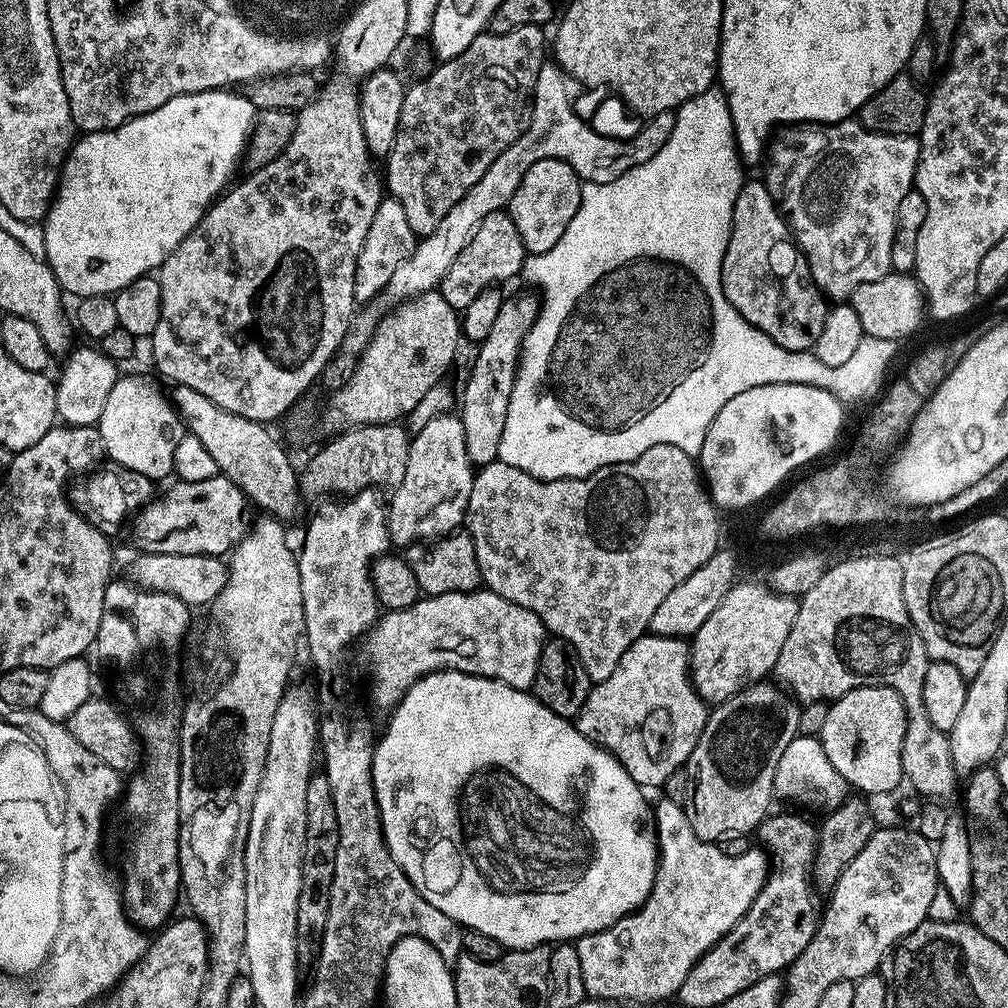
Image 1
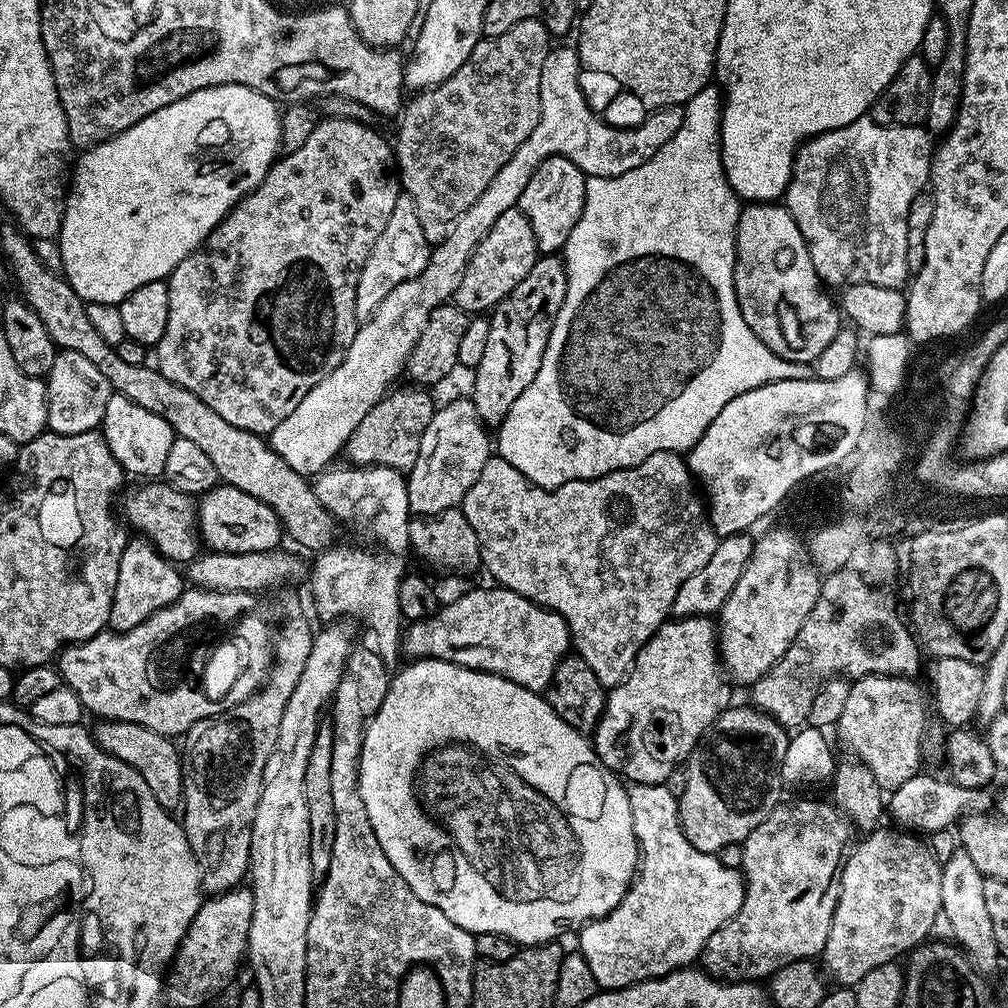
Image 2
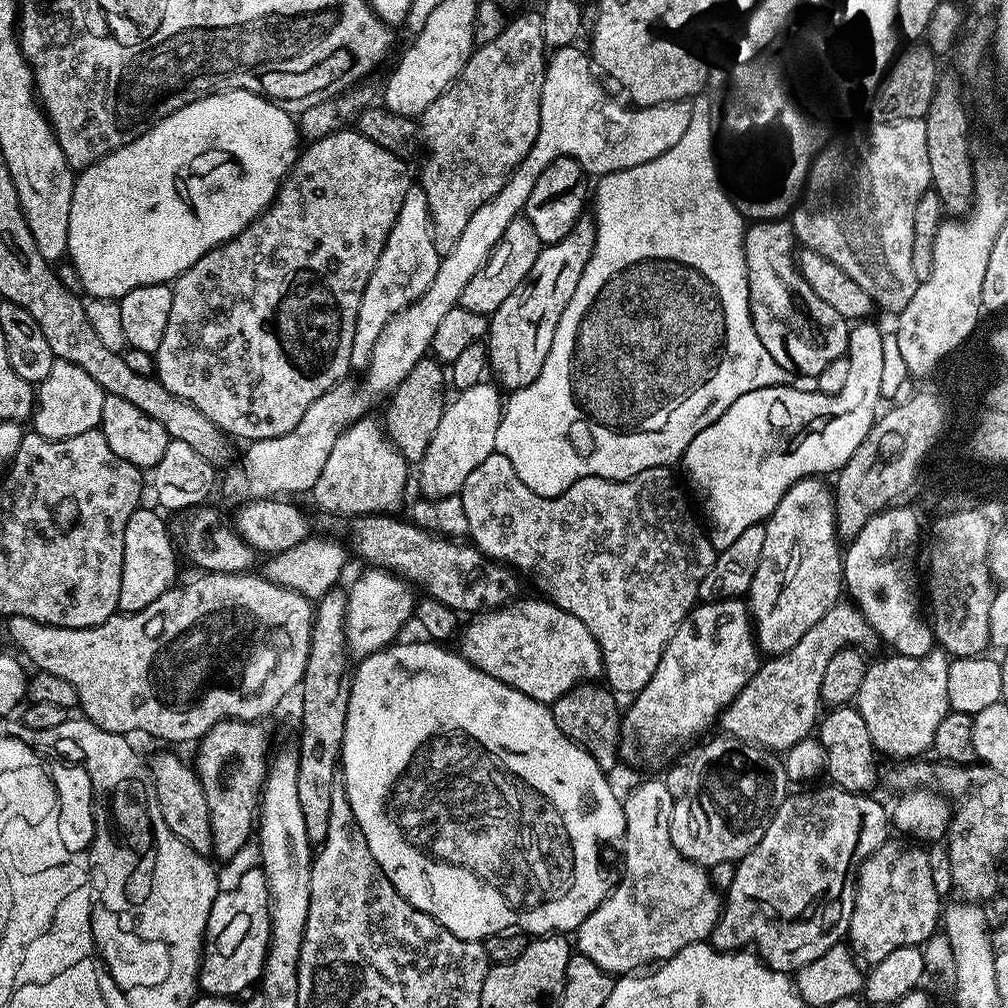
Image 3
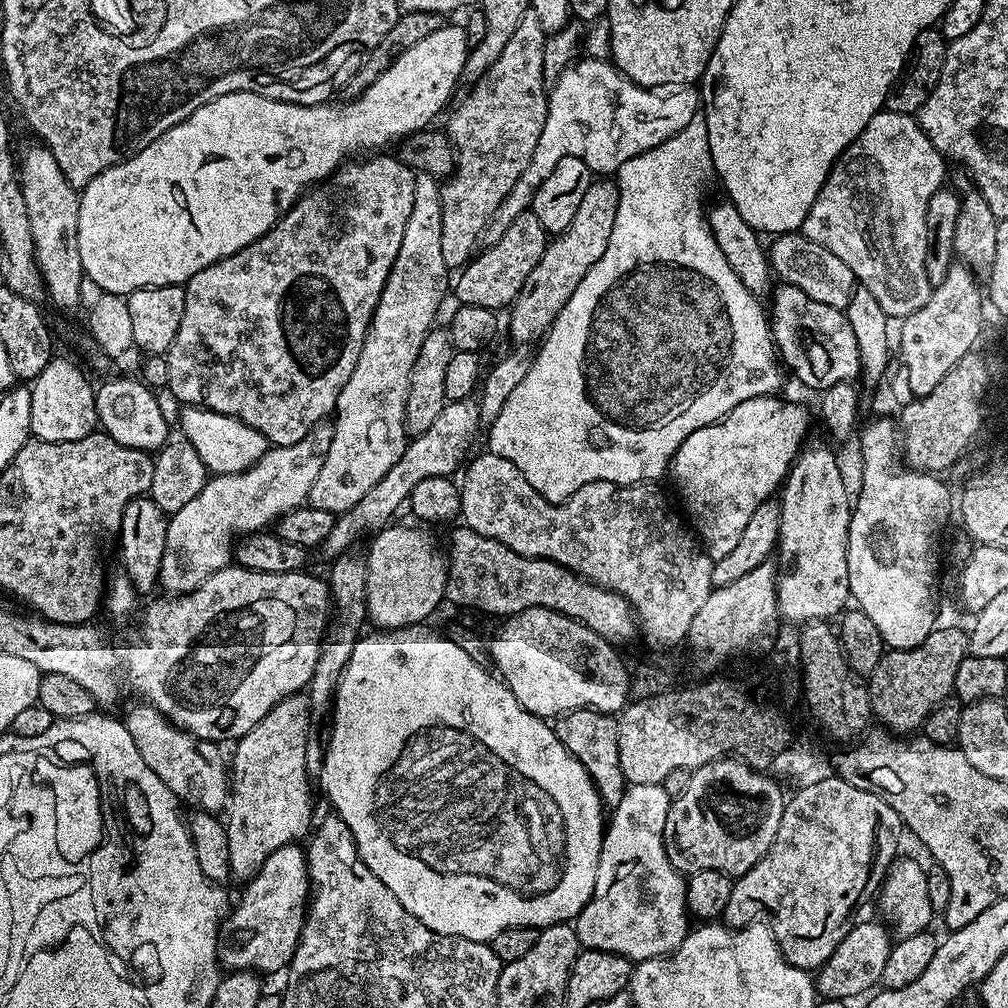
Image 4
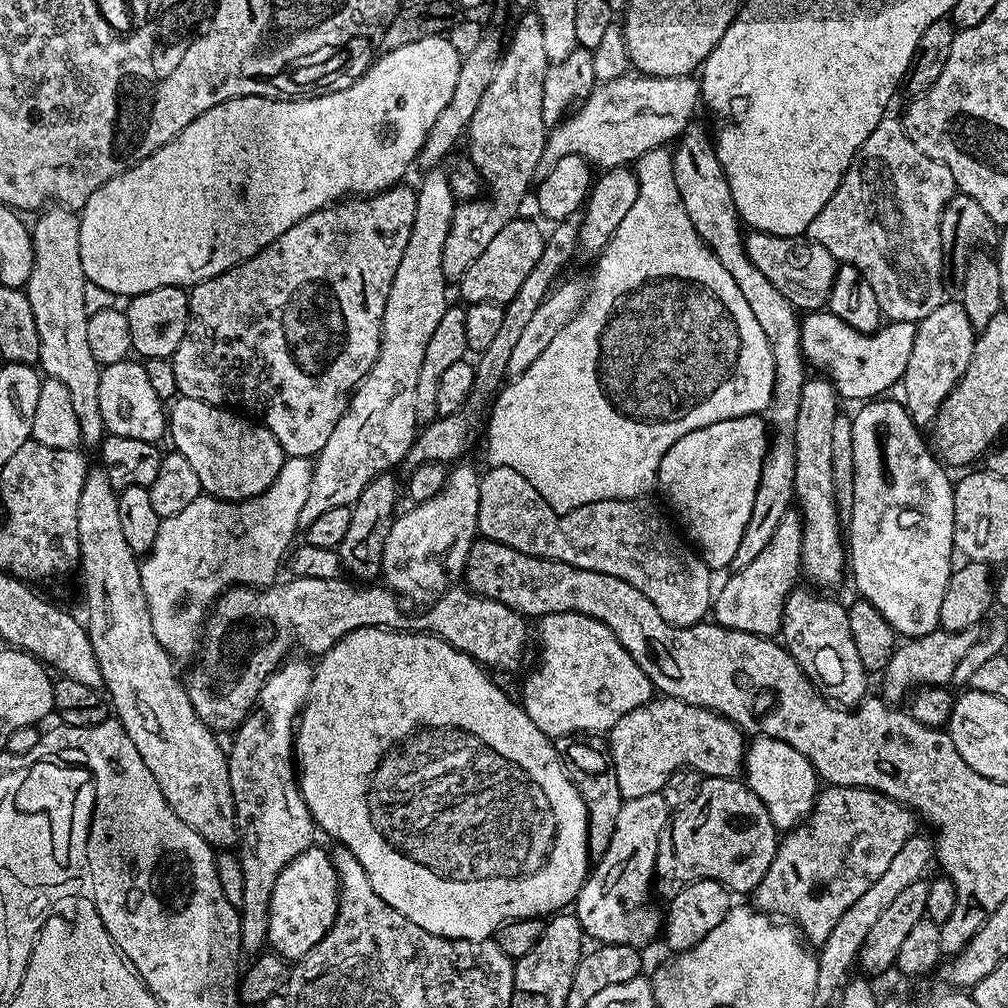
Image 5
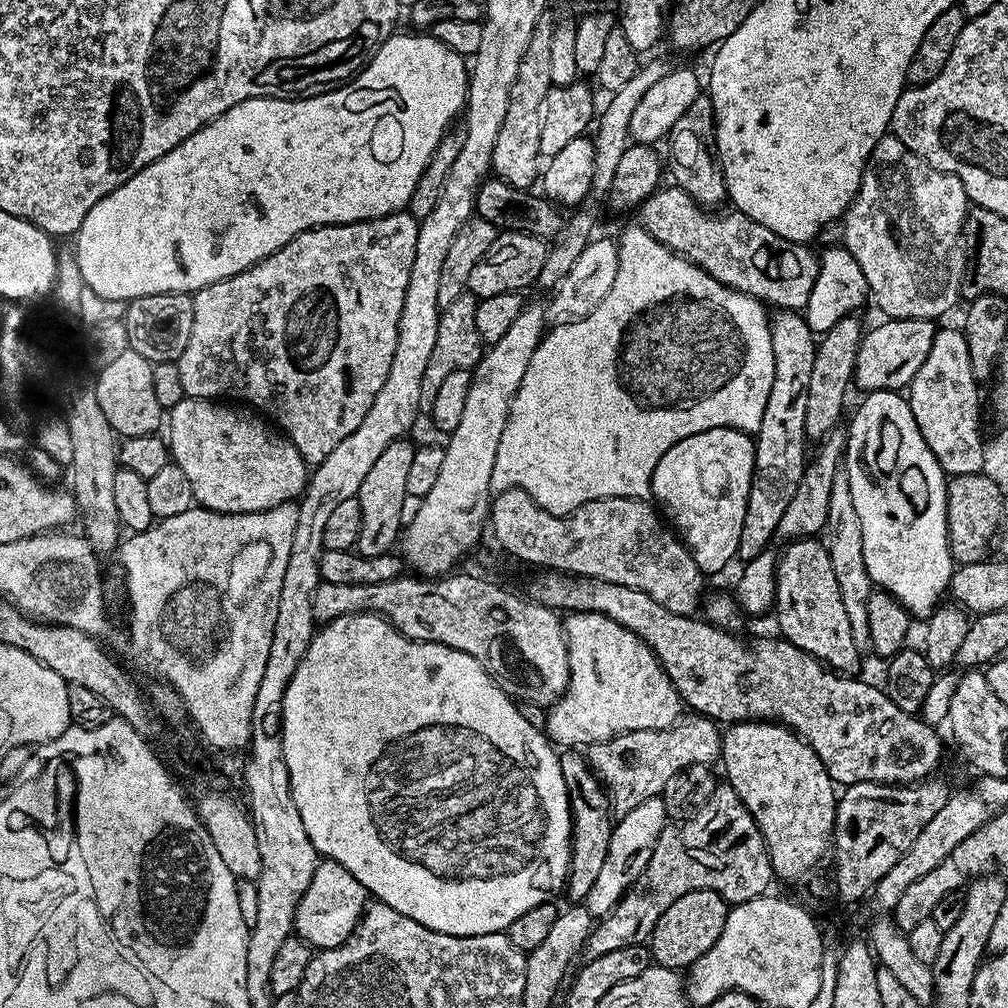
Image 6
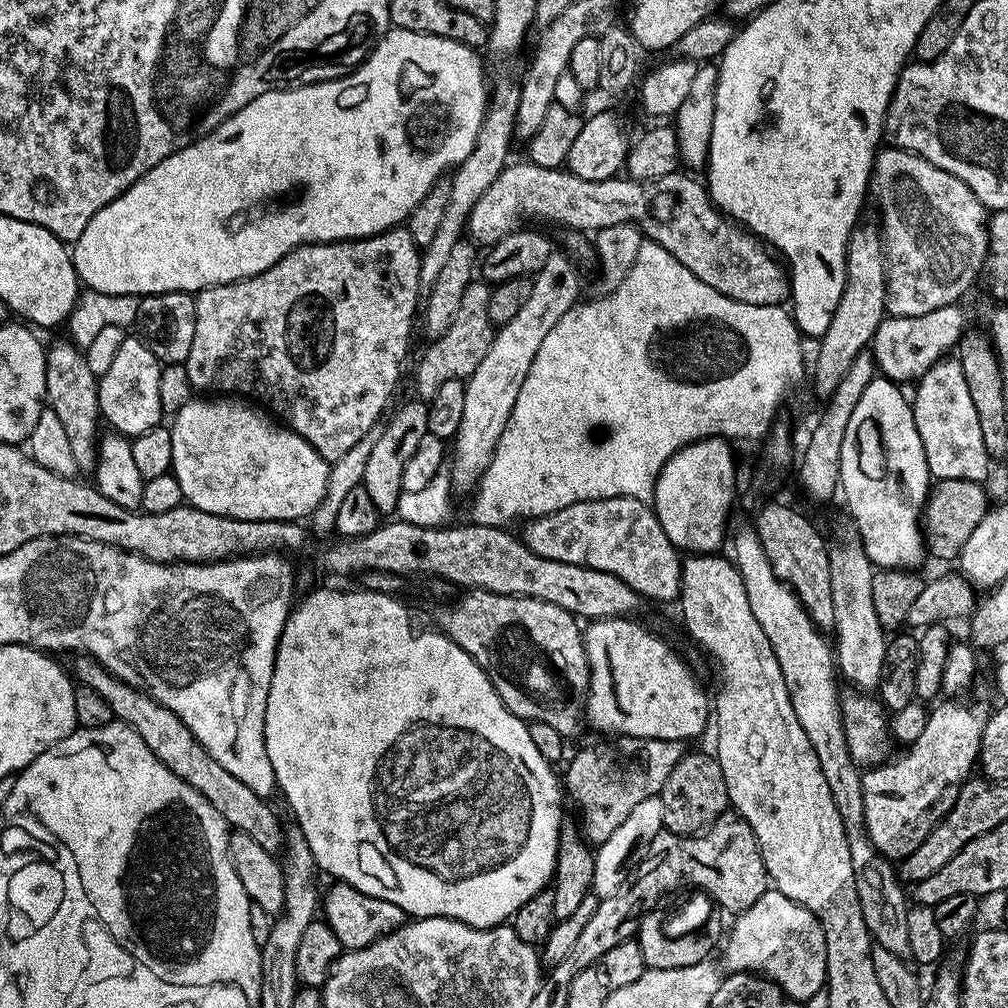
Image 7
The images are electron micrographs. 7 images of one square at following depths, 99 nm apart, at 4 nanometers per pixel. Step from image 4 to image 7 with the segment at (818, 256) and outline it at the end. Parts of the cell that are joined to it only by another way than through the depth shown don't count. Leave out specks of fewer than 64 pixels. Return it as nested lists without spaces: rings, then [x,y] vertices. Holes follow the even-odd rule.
[[[531,162],[523,163],[509,163],[502,174],[494,178],[490,190],[486,190],[486,194],[482,194],[478,202],[474,202],[474,210],[470,210],[468,215],[466,232],[477,245],[497,244],[503,236],[517,231],[527,216],[532,220],[549,220],[552,226],[577,228],[589,234],[601,232],[606,226],[635,224],[651,243],[674,254],[674,258],[678,258],[678,262],[682,262],[682,266],[686,266],[686,270],[690,270],[694,278],[706,282],[706,286],[714,286],[714,290],[718,290],[718,294],[726,298],[754,306],[783,305],[789,299],[790,276],[785,265],[769,251],[763,240],[753,236],[747,228],[729,220],[716,207],[712,197],[708,195],[707,187],[692,177],[695,175],[677,170],[666,174],[666,178],[657,180],[613,178],[602,182],[586,182],[586,178],[578,178],[567,170],[543,168]]]

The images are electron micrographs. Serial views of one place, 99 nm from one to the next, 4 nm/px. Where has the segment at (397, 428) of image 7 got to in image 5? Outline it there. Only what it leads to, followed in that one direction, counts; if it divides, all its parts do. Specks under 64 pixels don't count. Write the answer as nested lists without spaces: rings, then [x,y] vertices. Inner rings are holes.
[[[383,472],[374,477],[362,490],[355,504],[351,505],[350,527],[346,530],[346,538],[342,538],[340,547],[340,563],[343,571],[356,582],[376,582],[381,579],[382,549],[386,546],[386,538],[390,534],[392,521],[398,515],[396,495],[401,495],[402,488],[396,485],[392,472]]]

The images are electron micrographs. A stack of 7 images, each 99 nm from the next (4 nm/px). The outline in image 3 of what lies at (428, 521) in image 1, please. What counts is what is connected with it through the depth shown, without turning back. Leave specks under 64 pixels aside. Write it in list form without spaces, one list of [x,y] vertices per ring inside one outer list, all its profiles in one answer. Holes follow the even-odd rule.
[[[481,382],[459,389],[455,395],[445,403],[442,422],[438,422],[438,430],[434,430],[434,438],[430,438],[430,446],[426,446],[426,454],[418,462],[420,488],[424,491],[421,493],[428,498],[457,495],[471,472],[496,451],[502,415],[501,389],[495,383]]]

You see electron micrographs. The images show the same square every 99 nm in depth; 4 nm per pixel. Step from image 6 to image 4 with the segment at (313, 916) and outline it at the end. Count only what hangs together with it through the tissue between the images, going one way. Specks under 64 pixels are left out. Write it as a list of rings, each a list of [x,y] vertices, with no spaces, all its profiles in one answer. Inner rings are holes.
[[[299,843],[287,844],[266,862],[243,885],[244,893],[236,909],[227,913],[220,925],[218,959],[221,969],[228,972],[253,971],[283,973],[294,958],[294,950],[304,929],[304,917],[310,903],[310,881],[308,878],[308,857]]]

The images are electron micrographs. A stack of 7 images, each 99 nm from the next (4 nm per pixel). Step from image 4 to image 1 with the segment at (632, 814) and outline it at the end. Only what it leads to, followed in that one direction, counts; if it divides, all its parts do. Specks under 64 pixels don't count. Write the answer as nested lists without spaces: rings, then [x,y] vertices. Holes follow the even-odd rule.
[[[667,798],[661,799],[661,801],[661,804],[656,808],[656,828],[654,827],[655,835],[658,837],[656,885],[652,888],[652,893],[648,896],[648,900],[643,906],[636,909],[635,912],[630,913],[629,916],[623,916],[614,926],[610,926],[601,932],[590,934],[589,936],[582,936],[579,940],[575,941],[578,958],[582,961],[585,993],[597,1000],[610,1000],[613,1002],[619,1002],[619,1000],[637,1000],[640,1004],[652,1004],[655,1000],[666,999],[667,996],[675,997],[680,991],[682,982],[686,982],[686,978],[690,974],[692,967],[750,910],[750,906],[758,898],[758,894],[764,888],[764,883],[770,875],[770,863],[768,864],[770,856],[763,847],[754,846],[746,854],[738,854],[737,856],[726,854],[719,843],[703,840],[702,838],[698,838],[698,834],[694,834],[694,830],[688,821],[688,814],[684,804],[675,804],[673,800]]]

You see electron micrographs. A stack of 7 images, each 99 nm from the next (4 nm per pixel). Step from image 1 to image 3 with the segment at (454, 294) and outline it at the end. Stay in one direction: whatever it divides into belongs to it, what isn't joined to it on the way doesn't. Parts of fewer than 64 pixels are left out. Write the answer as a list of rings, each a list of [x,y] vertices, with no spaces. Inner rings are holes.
[[[523,214],[516,216],[514,222],[506,226],[506,234],[496,244],[486,266],[482,266],[482,270],[478,270],[478,274],[474,274],[470,282],[466,282],[466,290],[462,290],[460,295],[459,307],[474,310],[474,314],[491,317],[498,306],[502,306],[502,302],[506,302],[506,298],[510,298],[510,294],[518,290],[522,278],[530,274],[530,266],[534,266],[534,258],[538,258],[541,247],[538,233],[534,226],[530,226],[528,217]]]

